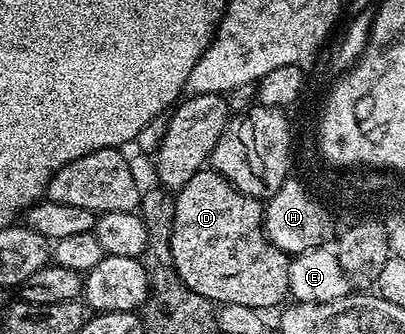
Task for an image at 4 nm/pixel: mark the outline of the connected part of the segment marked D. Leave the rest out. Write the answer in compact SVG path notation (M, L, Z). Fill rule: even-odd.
M205 168L190 176L182 189L175 191L172 204L172 231L170 252L172 266L186 288L198 292L220 306L245 305L246 308L264 312L289 297L288 263L289 255L274 248L264 235L264 206L261 199L251 198L234 188L214 169Z

